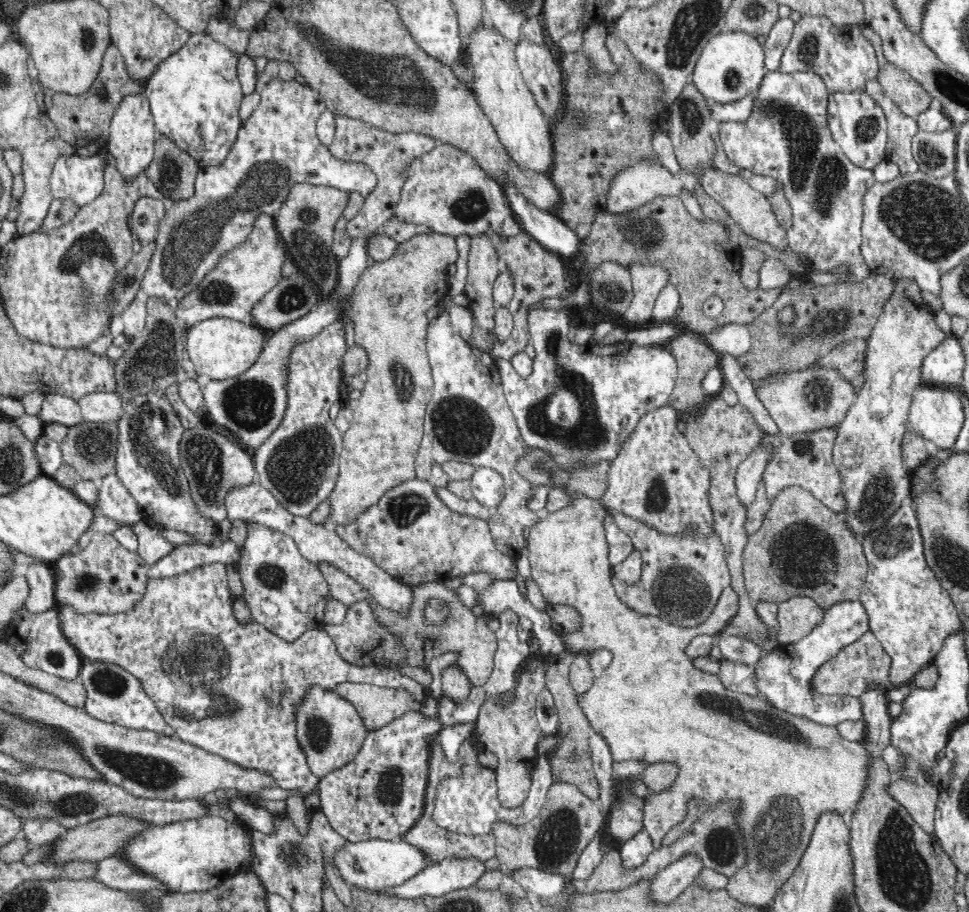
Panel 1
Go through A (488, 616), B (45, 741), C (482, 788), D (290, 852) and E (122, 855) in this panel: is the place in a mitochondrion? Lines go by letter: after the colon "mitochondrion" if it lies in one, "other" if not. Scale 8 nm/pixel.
A: other
B: mitochondrion
C: other
D: mitochondrion
E: other

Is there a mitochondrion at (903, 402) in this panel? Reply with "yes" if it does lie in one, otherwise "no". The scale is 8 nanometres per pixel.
no

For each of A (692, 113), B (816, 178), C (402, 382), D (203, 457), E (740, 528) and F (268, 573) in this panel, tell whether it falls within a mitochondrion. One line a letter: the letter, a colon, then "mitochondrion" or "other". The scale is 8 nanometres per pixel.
A: mitochondrion
B: mitochondrion
C: mitochondrion
D: mitochondrion
E: other
F: mitochondrion

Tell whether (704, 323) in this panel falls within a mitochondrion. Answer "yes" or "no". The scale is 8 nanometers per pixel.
no

